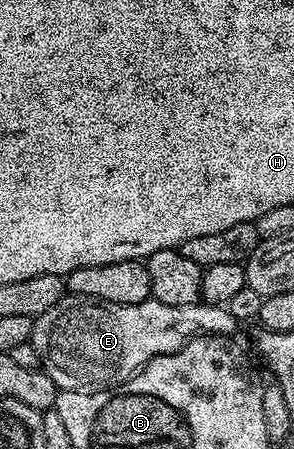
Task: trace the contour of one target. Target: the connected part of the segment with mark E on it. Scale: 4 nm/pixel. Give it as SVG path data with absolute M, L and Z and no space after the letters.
M153 297L142 303L100 303L89 299L57 303L48 313L34 320L30 344L36 349L41 366L49 375L55 388L64 391L93 391L113 389L127 383L147 363L158 355L176 353L191 339L199 335L233 336L240 327L239 320L232 317L229 307L213 307L201 301L192 305L164 305Z

